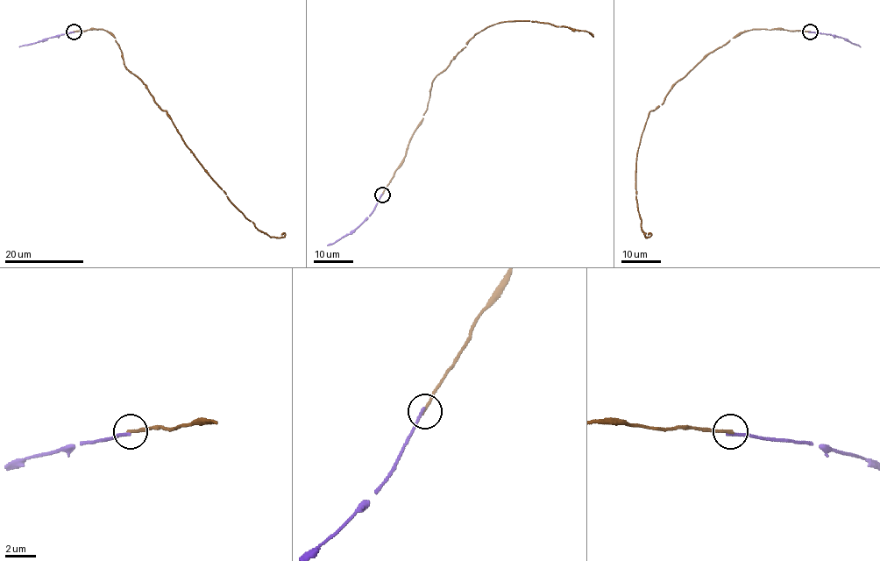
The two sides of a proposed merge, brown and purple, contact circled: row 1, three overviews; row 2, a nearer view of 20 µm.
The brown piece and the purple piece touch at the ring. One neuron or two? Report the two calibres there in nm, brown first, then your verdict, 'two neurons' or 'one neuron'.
190 nm thick on the brown side, 190 nm on the other; two neurons

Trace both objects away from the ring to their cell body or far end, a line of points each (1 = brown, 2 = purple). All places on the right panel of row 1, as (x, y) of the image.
1: (809, 31), (741, 31), (707, 53), (649, 112), (635, 171), (635, 199), (642, 230), (648, 235)
2: (809, 31), (830, 33), (861, 46)

